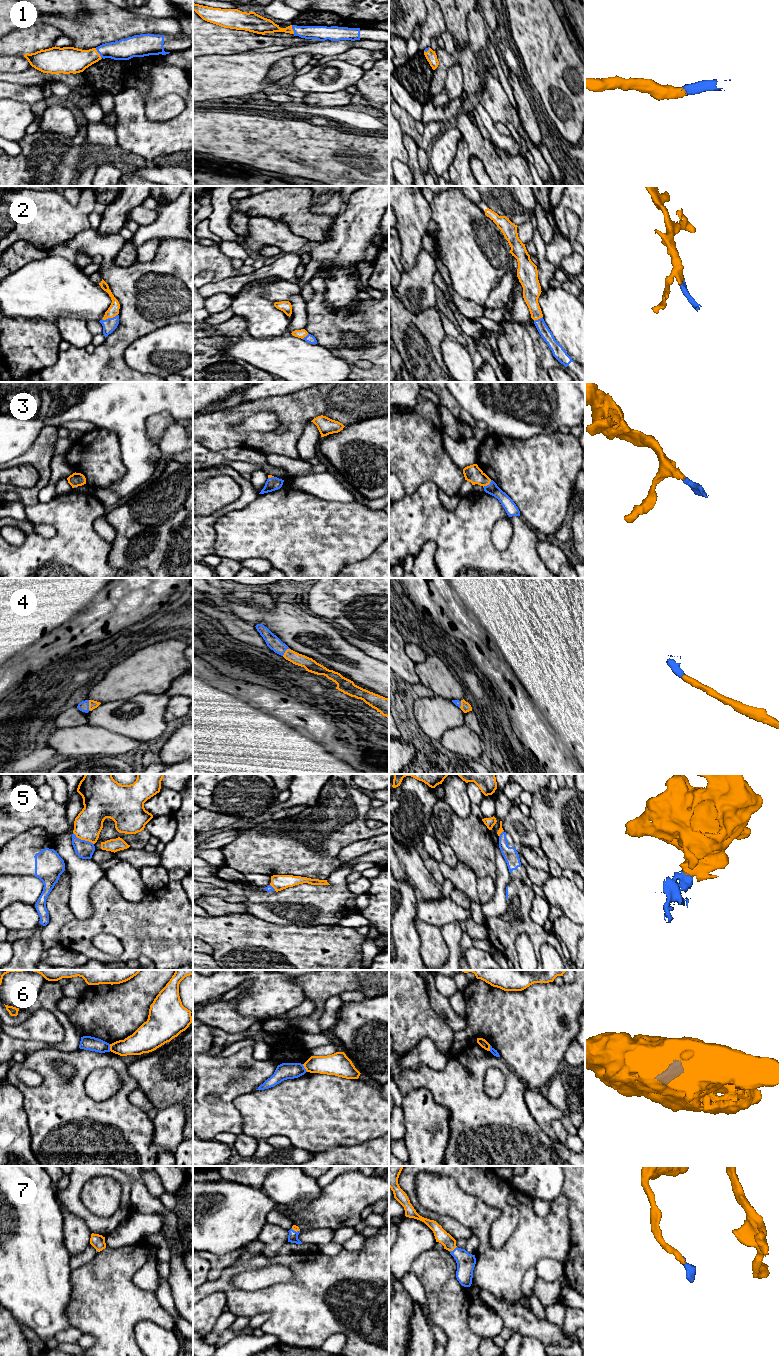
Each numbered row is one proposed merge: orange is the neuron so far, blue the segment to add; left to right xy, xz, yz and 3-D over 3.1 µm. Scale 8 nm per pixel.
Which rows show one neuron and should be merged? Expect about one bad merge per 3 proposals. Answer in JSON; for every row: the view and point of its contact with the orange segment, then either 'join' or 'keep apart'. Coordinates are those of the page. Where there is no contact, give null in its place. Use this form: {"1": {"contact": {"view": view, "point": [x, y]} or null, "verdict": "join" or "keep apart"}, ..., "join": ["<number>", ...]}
{"1": {"contact": {"view": "xy", "point": [98, 53]}, "verdict": "join"}, "2": {"contact": {"view": "xy", "point": [109, 317]}, "verdict": "join"}, "3": {"contact": {"view": "yz", "point": [487, 484]}, "verdict": "join"}, "4": {"contact": {"view": "xy", "point": [89, 705]}, "verdict": "join"}, "5": {"contact": {"view": "xy", "point": [83, 839]}, "verdict": "keep apart"}, "6": {"contact": {"view": "xz", "point": [304, 1067]}, "verdict": "keep apart"}, "7": {"contact": {"view": "yz", "point": [452, 1250]}, "verdict": "join"}, "join": ["1", "2", "3", "4", "7"]}

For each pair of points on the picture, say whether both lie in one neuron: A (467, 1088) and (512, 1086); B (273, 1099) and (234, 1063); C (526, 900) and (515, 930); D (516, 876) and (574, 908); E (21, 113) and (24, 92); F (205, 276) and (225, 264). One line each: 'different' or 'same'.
A: same
B: different
C: same
D: different
E: different
F: different

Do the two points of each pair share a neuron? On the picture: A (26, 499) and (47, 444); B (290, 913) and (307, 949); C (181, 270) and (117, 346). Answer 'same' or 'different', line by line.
A: same
B: different
C: same

